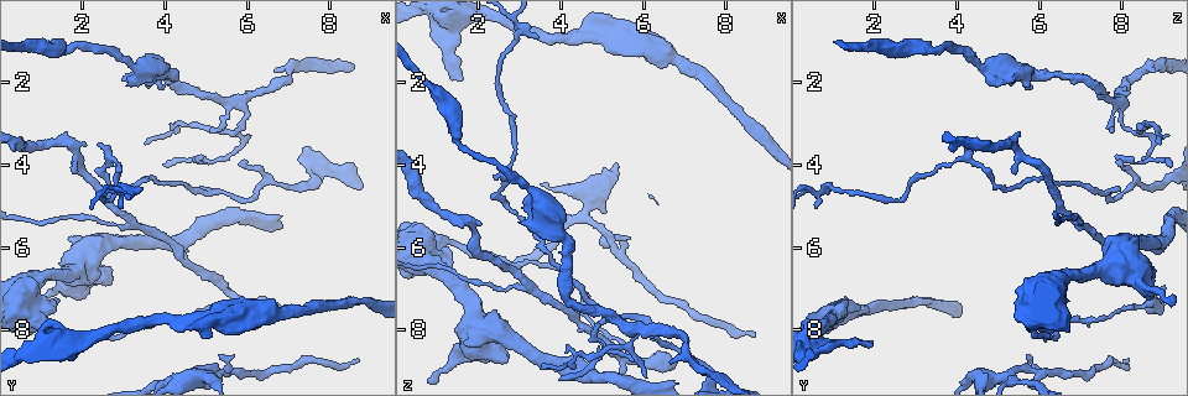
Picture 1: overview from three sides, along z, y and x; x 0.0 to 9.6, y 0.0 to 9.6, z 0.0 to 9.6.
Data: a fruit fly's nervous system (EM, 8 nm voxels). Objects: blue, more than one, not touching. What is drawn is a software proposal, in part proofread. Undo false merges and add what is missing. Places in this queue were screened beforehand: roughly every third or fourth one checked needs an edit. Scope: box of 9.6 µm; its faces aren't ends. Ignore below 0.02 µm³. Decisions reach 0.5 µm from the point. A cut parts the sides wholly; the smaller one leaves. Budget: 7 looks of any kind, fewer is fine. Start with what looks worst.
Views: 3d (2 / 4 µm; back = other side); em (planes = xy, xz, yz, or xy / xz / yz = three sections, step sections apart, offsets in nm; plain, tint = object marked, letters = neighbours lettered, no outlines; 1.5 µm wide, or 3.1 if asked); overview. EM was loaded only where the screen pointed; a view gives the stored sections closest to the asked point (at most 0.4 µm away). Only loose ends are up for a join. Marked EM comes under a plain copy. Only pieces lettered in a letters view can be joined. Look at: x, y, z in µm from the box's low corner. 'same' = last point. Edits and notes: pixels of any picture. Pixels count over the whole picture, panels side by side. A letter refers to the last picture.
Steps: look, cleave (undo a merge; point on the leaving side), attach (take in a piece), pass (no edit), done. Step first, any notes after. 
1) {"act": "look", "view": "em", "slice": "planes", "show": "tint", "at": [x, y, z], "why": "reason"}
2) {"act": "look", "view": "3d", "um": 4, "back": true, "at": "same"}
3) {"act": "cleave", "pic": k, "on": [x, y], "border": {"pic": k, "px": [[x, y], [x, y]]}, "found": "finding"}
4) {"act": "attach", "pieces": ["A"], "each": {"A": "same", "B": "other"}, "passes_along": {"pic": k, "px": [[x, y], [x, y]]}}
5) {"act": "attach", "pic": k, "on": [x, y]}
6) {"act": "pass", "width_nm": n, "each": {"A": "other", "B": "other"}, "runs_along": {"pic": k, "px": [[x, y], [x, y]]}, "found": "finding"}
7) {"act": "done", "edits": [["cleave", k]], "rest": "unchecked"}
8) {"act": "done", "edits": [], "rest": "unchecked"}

{"act": "look", "view": "3d", "um": 2, "at": [6.45, 7.55, 1.20], "why": "thick turns thin"}

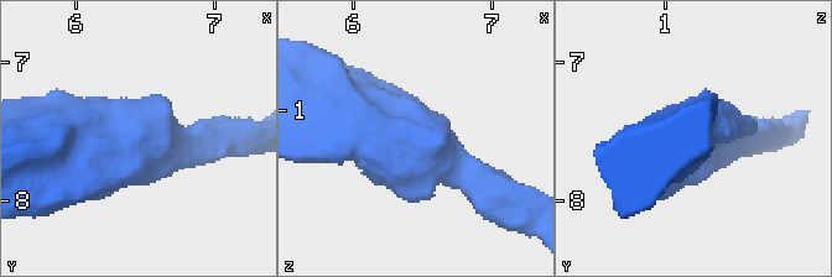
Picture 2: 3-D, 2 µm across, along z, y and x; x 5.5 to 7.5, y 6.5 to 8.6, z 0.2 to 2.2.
{"act": "look", "view": "em", "slice": "xz", "step": 8, "show": "tint", "at": [6.46, 7.52, 1.16], "arm_widths_nm": [260, 480], "why": "shape alone is not enough"}

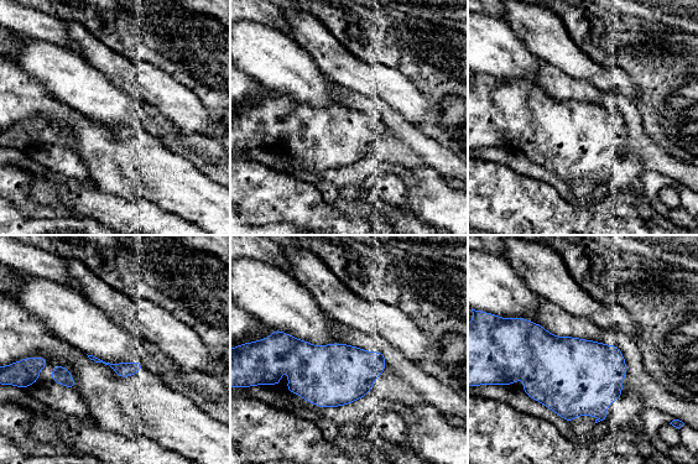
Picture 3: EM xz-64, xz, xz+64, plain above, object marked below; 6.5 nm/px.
{"act": "look", "view": "em", "slice": "planes", "show": "letters", "at": "same"}

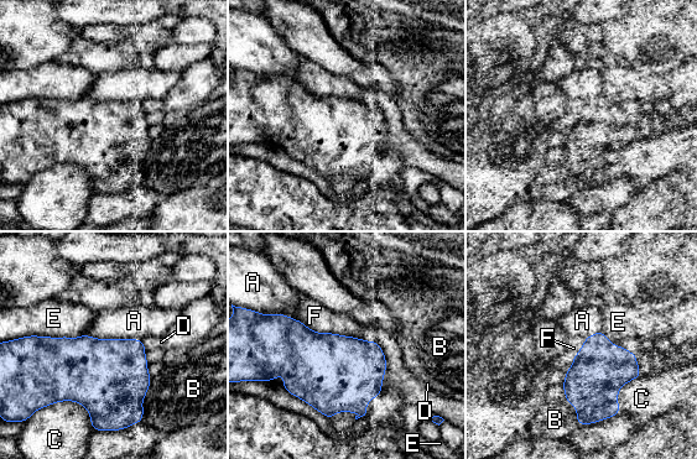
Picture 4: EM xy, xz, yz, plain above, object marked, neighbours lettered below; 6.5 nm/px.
{"act": "pass", "longest_contact_nm": ["F", 500], "each": {"A": "other", "B": "other", "C": "other", "D": "other", "E": "other", "F": "other"}, "border": {"pic": 4, "px": [[300, 319], [321, 333], [373, 340]]}, "found": "continuous, no second neuron"}

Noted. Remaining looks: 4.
{"act": "look", "view": "em", "slice": "xy", "step": 4, "show": "letters", "at": [1.65, 8.25, 1.90], "why": "free end"}

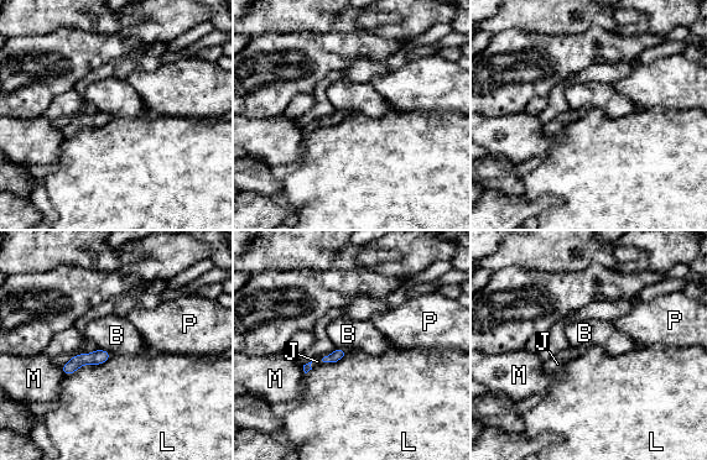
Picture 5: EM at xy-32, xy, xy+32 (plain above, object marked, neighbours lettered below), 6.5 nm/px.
{"act": "look", "view": "em", "slice": "yz", "step": 4, "show": "letters", "at": "same"}

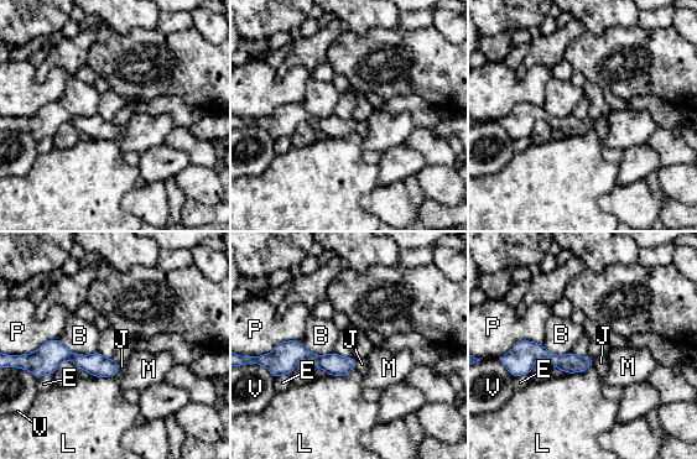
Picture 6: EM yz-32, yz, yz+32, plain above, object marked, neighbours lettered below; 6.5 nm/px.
{"act": "attach", "pieces": ["J"], "each": {"B": "other", "E": "other", "J": "same", "L": "other", "M": "other", "P": "other", "V": "other"}, "passes_along": {"pic": 6, "px": [[333, 364], [354, 364], [362, 364]]}, "found": "the neuron continues"}

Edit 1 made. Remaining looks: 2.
{"act": "look", "view": "em", "slice": "yz", "step": 8, "show": "tint", "at": [1.35, 8.05, 5.85]}

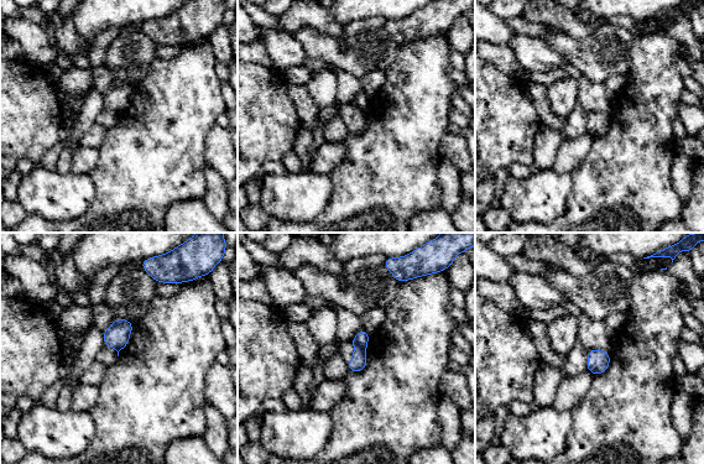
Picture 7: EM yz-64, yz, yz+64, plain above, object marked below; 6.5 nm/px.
{"act": "look", "view": "em", "slice": "planes", "show": "letters", "at": "same", "why": "another direction"}

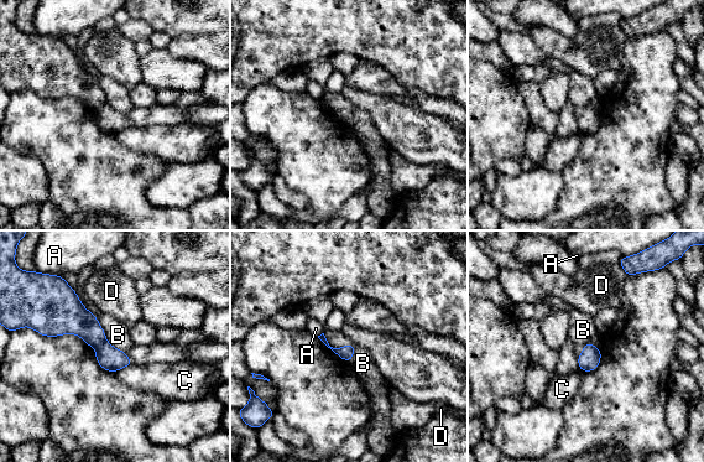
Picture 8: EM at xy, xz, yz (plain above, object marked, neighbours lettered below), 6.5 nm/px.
{"act": "cleave", "pic": 8, "on": [111, 359], "each": {"A": "other", "B": "other", "C": "other", "D": "other"}, "border": {"pic": 8, "px": [[105, 341], [94, 348]]}, "found": "two neurons meet here"}

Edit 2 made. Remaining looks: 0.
{"act": "done", "edits": [["attach", 6], ["cleave", 8]], "rest": "unchecked"}

